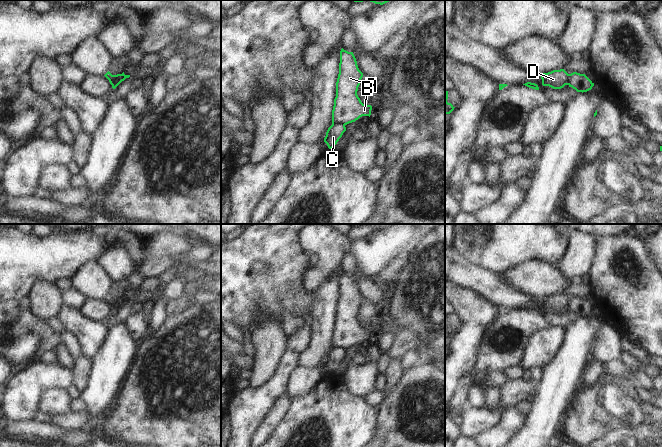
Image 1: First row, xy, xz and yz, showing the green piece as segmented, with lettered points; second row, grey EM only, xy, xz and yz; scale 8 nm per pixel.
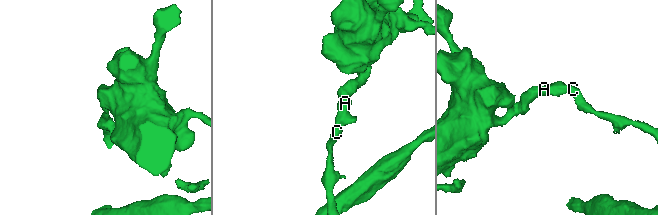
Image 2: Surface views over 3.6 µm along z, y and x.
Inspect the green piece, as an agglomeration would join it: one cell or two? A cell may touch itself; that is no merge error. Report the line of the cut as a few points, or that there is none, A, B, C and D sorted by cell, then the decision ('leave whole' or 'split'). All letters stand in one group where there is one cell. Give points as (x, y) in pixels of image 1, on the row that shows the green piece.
cut xz (332, 123), (342, 123), (344, 125); groups A B D / C; split

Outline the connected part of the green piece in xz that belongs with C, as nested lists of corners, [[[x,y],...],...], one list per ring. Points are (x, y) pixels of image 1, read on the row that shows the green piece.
[[[334,123],[328,128],[324,142],[329,149],[333,149],[345,131],[346,127],[342,123]]]

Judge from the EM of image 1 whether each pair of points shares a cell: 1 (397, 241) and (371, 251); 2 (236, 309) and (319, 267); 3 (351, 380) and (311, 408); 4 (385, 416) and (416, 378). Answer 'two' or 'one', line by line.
1: one
2: two
3: two
4: one

